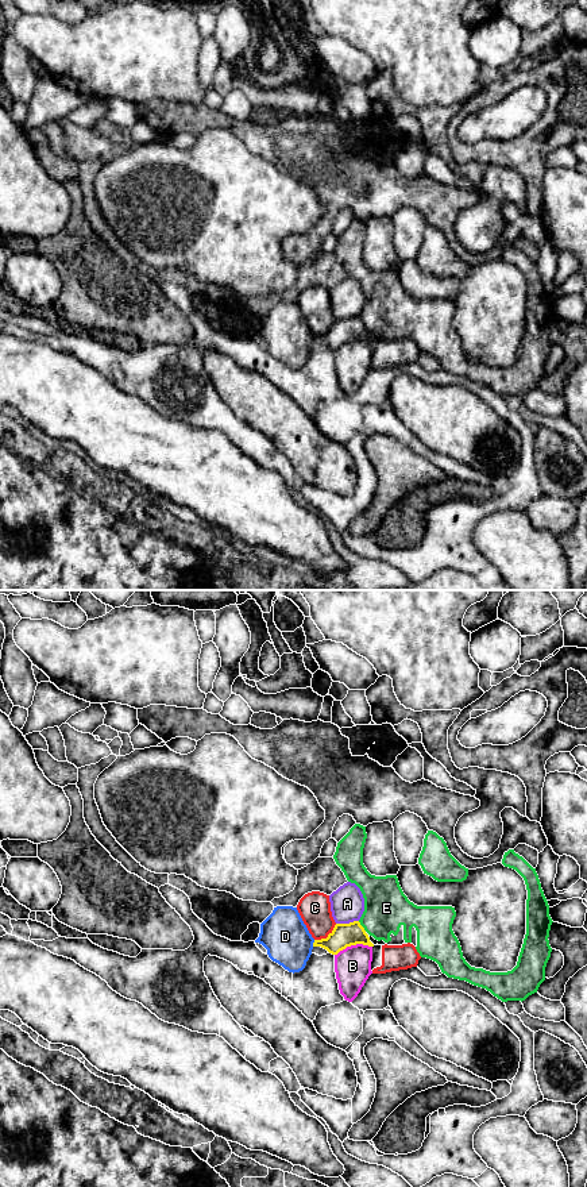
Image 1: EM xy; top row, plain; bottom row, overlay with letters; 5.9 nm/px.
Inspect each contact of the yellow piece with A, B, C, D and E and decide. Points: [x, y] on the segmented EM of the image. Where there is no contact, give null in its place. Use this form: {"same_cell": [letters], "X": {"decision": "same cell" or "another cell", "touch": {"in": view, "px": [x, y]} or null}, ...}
{"same_cell": [], "A": {"decision": "another cell", "touch": {"in": "xy", "px": [347, 924]}}, "B": {"decision": "another cell", "touch": {"in": "xy", "px": [352, 944]}}, "C": {"decision": "another cell", "touch": {"in": "xy", "px": [328, 936]}}, "D": {"decision": "another cell", "touch": {"in": "xy", "px": [313, 943]}}, "E": {"decision": "another cell", "touch": {"in": "xy", "px": [362, 927]}}}

